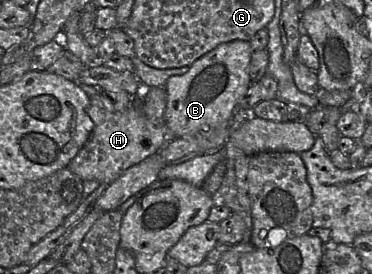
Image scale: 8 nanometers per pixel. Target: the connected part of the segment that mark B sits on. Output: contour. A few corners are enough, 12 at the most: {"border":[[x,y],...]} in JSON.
{"border":[[250,41],[223,43],[167,80],[176,138],[230,120],[251,85]]}

